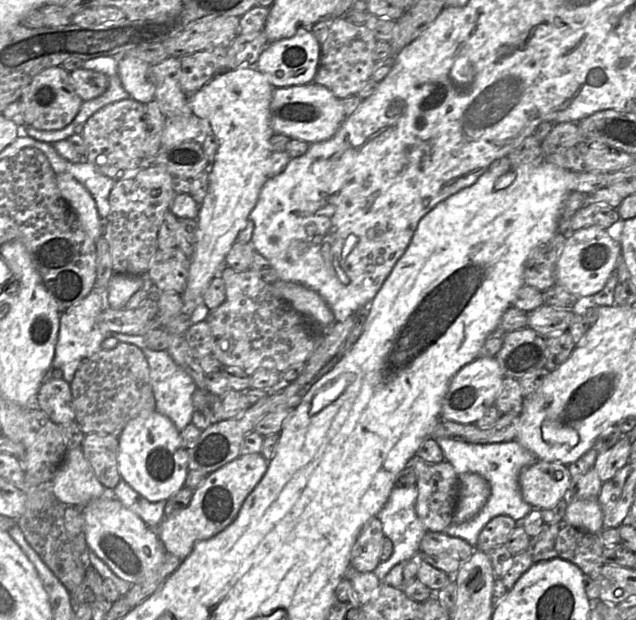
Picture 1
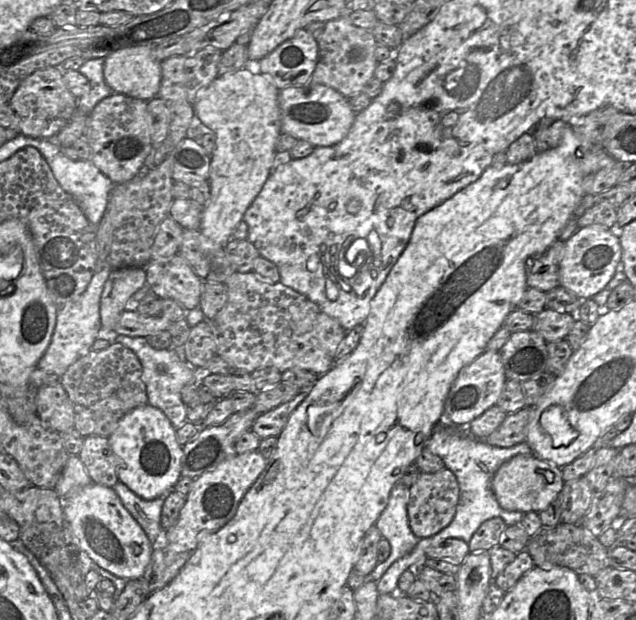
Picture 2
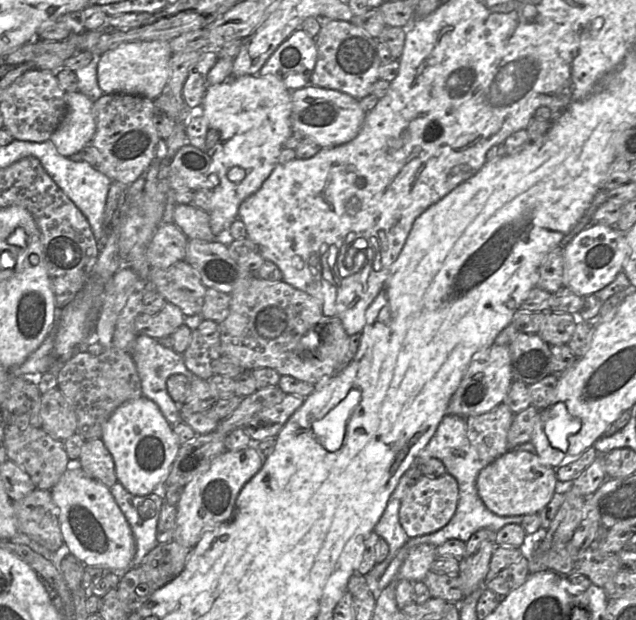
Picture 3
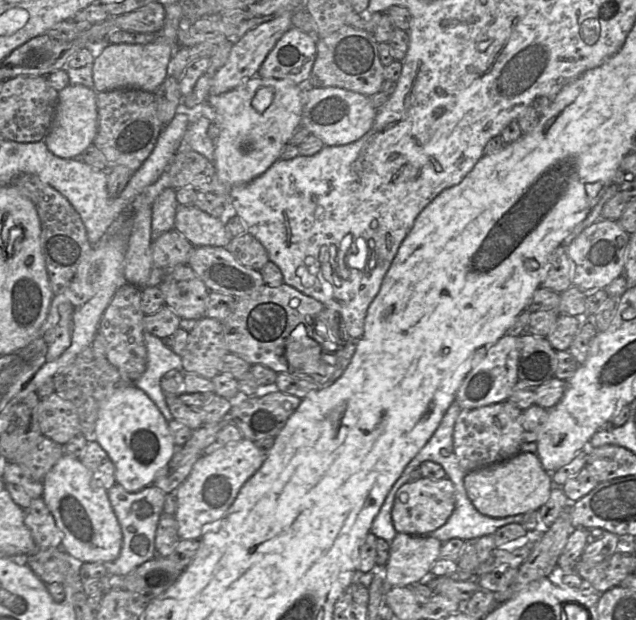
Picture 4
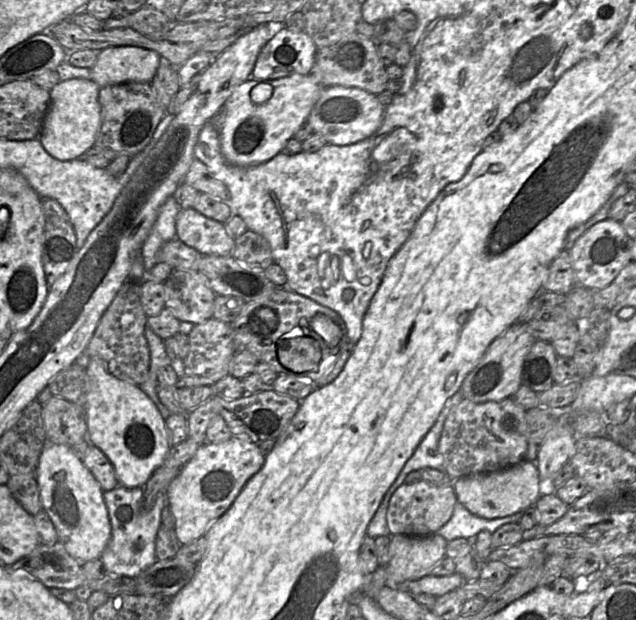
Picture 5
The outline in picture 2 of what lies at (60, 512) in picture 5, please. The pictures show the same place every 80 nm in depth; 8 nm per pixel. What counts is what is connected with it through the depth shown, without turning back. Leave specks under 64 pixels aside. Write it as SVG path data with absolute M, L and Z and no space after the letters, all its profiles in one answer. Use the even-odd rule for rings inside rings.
M90 483L73 491L63 500L64 521L78 540L79 548L101 568L125 580L140 579L150 561L153 545L137 521L123 506L120 498L110 487Z

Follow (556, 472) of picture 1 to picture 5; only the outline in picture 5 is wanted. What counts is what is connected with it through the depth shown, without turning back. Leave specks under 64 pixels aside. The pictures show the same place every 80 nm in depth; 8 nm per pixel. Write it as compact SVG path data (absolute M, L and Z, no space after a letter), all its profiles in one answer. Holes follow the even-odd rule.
M523 460L517 465L486 474L470 475L452 480L457 502L461 503L472 514L496 519L510 516L535 506L541 496L540 478L536 460Z

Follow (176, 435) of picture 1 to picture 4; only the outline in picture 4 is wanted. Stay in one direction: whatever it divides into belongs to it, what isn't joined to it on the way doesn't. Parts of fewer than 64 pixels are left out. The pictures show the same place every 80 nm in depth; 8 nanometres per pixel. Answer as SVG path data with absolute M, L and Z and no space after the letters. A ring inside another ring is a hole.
M135 385L117 389L99 408L93 440L107 453L115 467L115 480L127 492L152 485L177 447L168 422L153 400Z

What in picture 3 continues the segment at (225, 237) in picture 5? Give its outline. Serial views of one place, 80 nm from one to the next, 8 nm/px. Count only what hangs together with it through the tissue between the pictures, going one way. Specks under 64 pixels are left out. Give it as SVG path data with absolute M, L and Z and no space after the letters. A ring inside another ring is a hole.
M176 204L173 222L188 239L207 242L218 239L212 232L209 213L193 204Z

